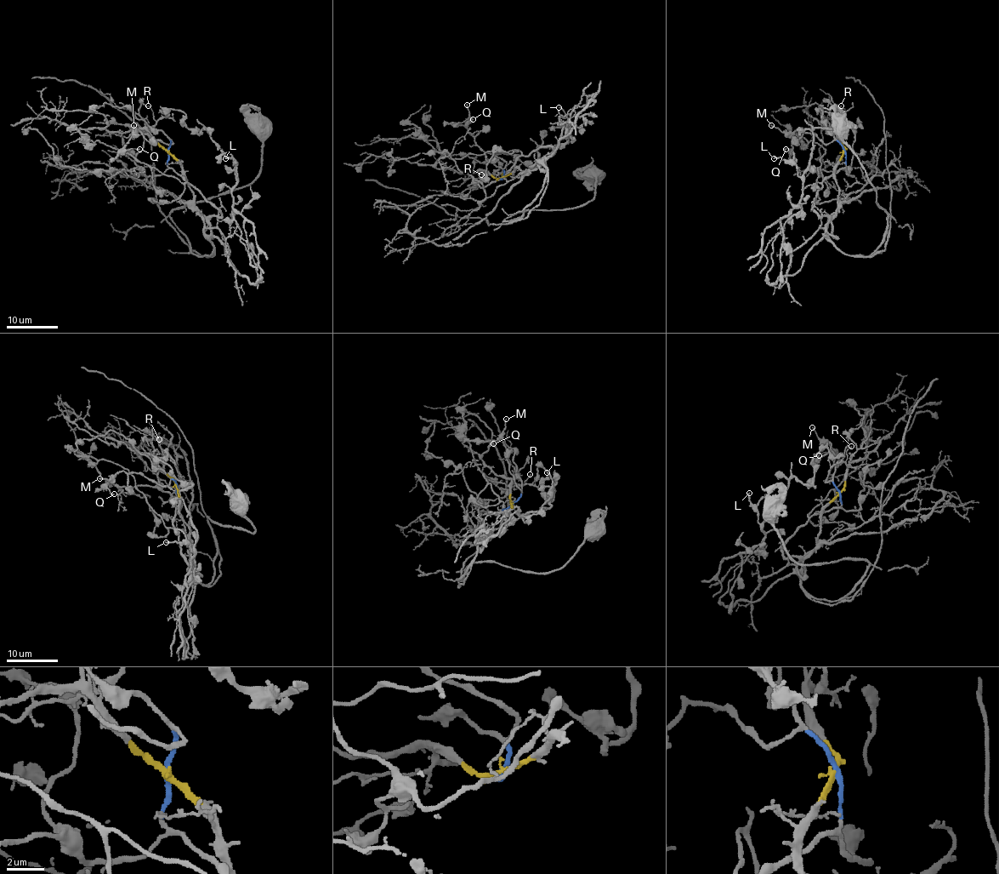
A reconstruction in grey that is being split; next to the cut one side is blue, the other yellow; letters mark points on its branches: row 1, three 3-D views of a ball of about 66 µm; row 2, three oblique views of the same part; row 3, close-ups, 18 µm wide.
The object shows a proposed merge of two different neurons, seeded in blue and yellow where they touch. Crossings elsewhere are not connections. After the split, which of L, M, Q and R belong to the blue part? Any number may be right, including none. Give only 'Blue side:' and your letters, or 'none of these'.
Blue side: M, Q

